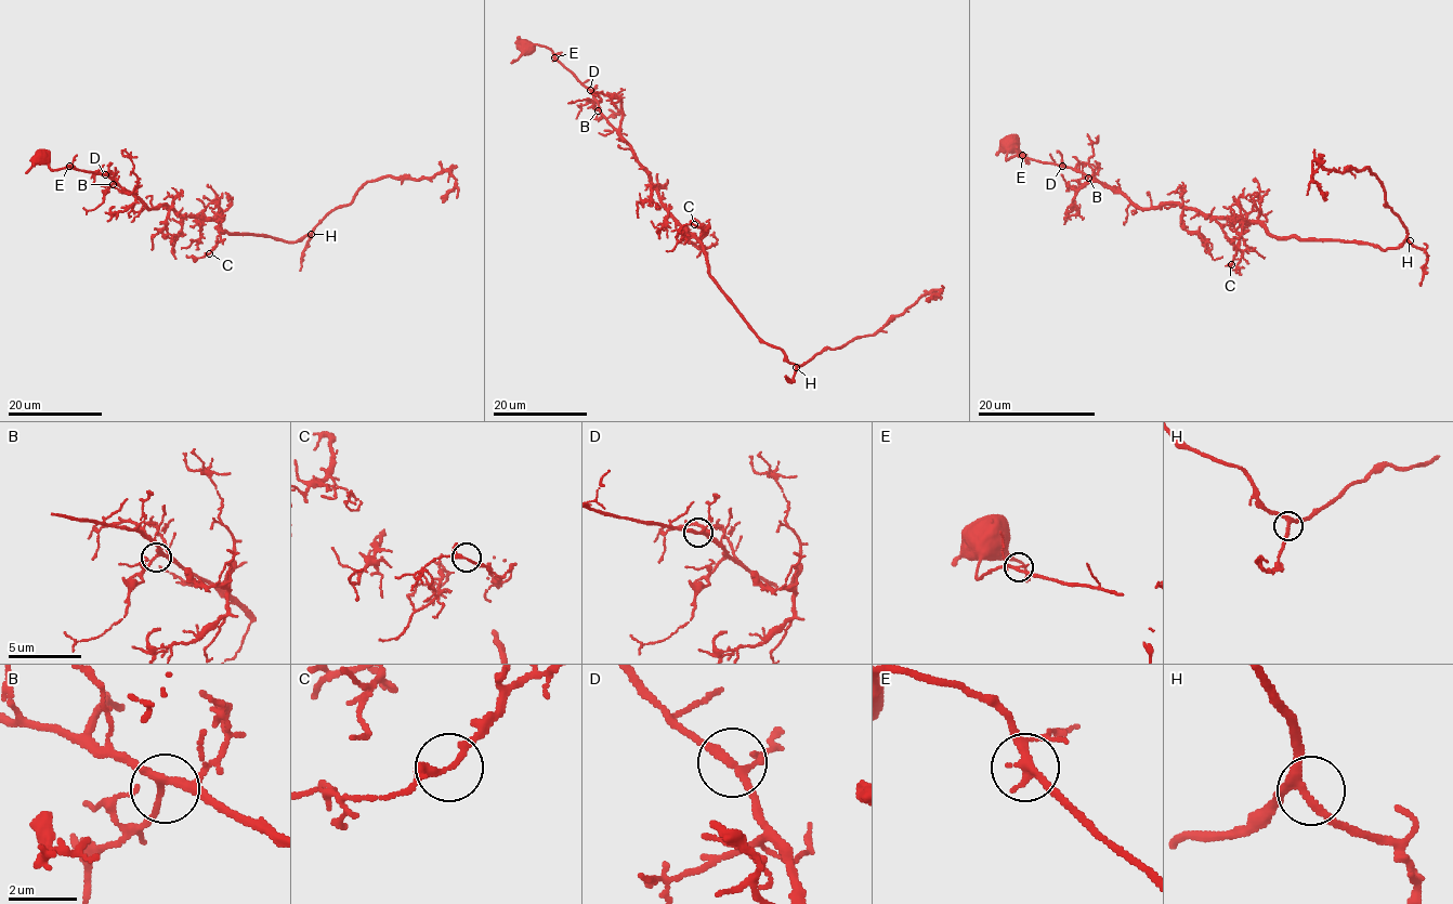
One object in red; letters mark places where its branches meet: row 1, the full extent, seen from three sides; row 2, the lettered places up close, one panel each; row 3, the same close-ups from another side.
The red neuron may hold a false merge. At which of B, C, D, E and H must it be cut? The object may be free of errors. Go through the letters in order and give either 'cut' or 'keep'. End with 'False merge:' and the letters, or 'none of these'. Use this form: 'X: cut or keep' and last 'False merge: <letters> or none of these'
B: keep
C: keep
D: keep
E: keep
H: keep
False merge: none of these

